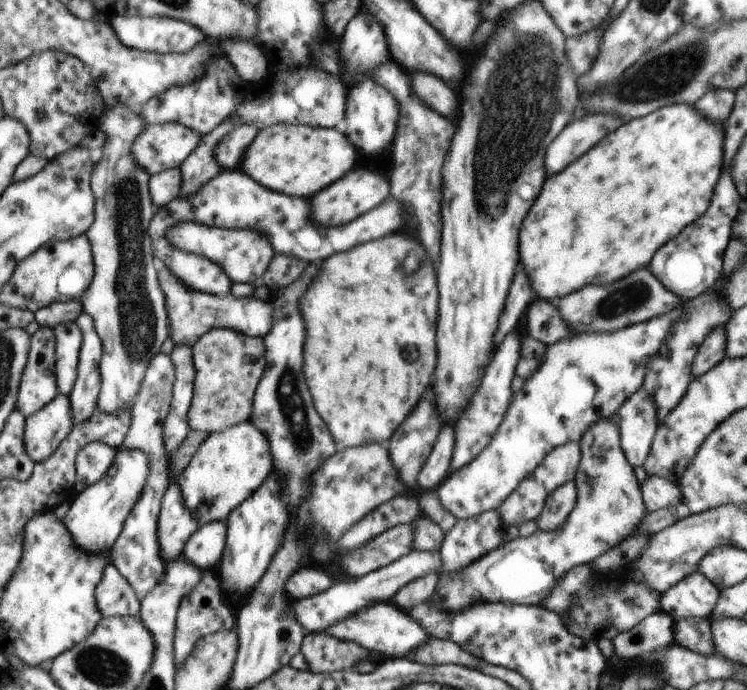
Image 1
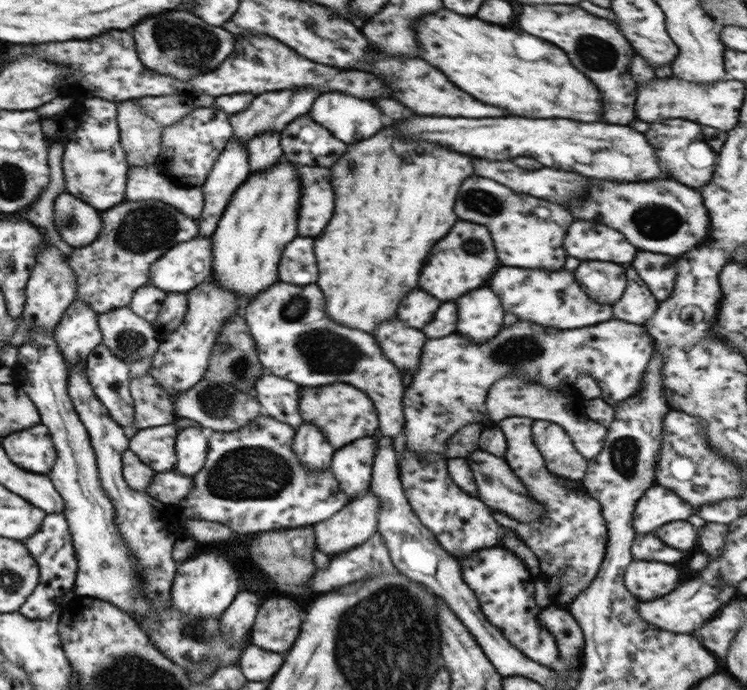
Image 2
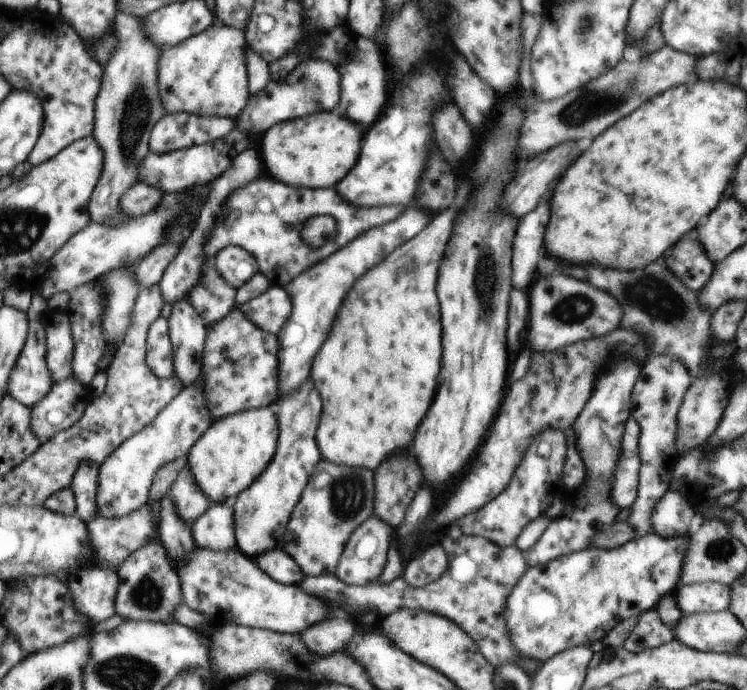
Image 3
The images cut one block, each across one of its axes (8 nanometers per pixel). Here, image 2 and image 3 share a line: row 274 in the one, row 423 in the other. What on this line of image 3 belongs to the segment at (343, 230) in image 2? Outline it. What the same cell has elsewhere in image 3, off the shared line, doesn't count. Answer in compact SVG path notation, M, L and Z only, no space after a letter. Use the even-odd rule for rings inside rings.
M462 184L450 210L432 218L432 222L414 240L404 242L392 254L388 254L382 264L370 268L366 276L356 280L352 292L348 292L344 298L344 304L340 306L332 330L316 354L310 372L310 378L324 404L316 442L326 460L334 464L364 466L376 470L378 464L394 450L402 450L398 446L412 444L416 428L430 408L436 392L436 378L440 374L442 324L436 296L438 266L454 226L454 216L470 196L470 190L470 184Z

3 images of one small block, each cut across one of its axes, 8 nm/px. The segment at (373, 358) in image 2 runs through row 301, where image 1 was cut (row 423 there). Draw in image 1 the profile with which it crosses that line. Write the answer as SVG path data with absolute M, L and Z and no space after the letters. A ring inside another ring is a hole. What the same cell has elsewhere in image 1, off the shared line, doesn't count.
M310 264L300 278L274 292L272 306L274 306L274 324L270 332L264 336L266 349L266 368L258 382L252 402L252 414L249 421L267 436L270 444L270 456L274 468L284 476L284 494L290 508L296 508L306 496L306 480L308 476L320 468L320 464L336 452L336 444L328 434L324 420L316 414L304 372L302 372L302 352L306 342L306 326L300 318L298 298L310 288L312 280L320 272L320 264Z

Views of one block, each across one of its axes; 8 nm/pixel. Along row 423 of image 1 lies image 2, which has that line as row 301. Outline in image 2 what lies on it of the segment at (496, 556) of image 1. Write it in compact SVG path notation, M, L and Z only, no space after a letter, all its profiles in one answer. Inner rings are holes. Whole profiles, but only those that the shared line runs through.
M580 262L576 268L576 280L586 286L588 296L592 300L600 300L600 304L614 304L608 300L618 300L626 288L626 268L620 264L604 264L604 262Z

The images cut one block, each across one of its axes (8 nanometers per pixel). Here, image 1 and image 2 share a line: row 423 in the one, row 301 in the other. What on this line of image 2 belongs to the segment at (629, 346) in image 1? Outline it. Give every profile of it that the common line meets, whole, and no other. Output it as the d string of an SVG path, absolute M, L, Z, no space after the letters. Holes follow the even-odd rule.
M504 266L492 276L490 288L498 294L506 312L513 312L518 320L530 321L545 327L582 328L613 318L612 308L608 304L592 302L590 296L574 280L574 274L564 268L556 272L546 272L546 270Z

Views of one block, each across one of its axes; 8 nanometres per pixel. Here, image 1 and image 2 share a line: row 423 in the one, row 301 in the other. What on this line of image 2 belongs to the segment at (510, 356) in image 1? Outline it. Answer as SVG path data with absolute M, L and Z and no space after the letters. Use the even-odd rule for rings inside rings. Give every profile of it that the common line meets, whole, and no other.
M490 288L468 292L460 300L456 300L456 306L458 306L456 333L464 335L465 340L484 343L496 336L503 327L504 308Z

